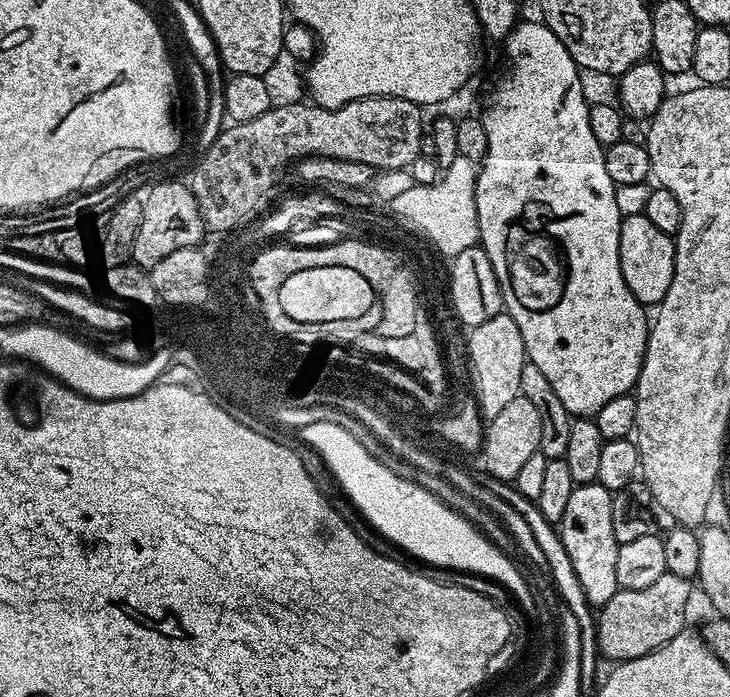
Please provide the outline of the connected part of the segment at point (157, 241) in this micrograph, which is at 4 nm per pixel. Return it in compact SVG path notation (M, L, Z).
M165 178L153 183L151 187L142 206L141 225L138 226L138 238L134 238L131 258L131 263L145 270L153 268L174 250L197 247L201 243L199 240L206 236L200 207L187 183L179 184L176 180Z

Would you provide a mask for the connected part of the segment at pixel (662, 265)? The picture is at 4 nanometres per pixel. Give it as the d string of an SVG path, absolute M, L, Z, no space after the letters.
M641 214L621 219L618 258L622 266L622 278L626 278L626 286L630 286L630 294L634 294L634 298L638 298L640 304L659 306L662 298L666 298L666 290L670 290L670 282L674 282L675 257L675 239L662 234L662 230L658 230L658 226L650 222L650 218Z

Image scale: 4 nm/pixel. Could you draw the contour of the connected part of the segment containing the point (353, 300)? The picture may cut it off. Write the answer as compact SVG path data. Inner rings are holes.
M319 267L286 278L280 288L281 306L290 318L302 323L329 324L358 318L377 303L377 295L362 275L338 267Z

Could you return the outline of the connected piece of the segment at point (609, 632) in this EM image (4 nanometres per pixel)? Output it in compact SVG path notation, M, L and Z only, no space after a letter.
M664 572L658 582L643 590L619 589L610 602L599 605L596 616L596 637L601 657L605 661L619 662L642 658L645 652L653 652L685 631L684 615L688 612L688 599L694 592L692 580L673 572Z

